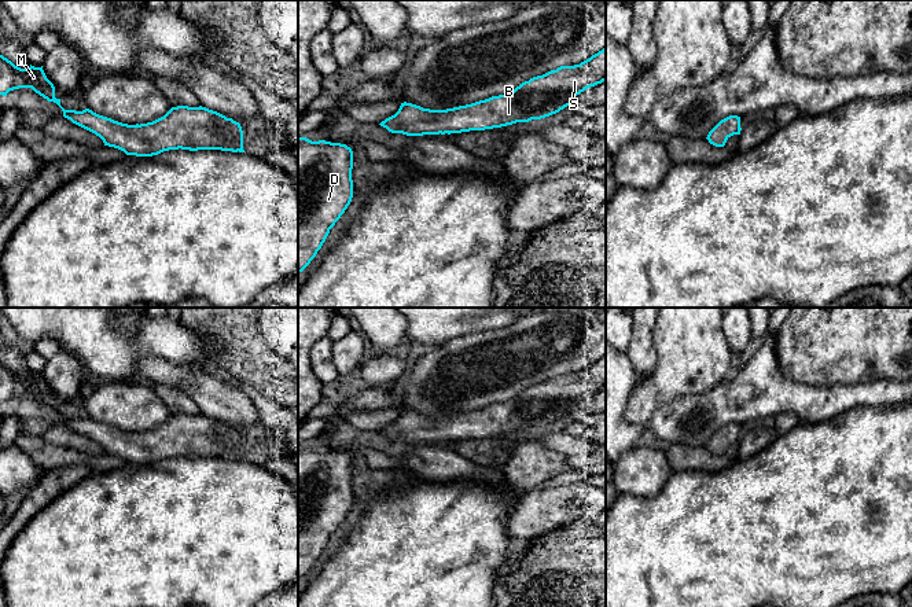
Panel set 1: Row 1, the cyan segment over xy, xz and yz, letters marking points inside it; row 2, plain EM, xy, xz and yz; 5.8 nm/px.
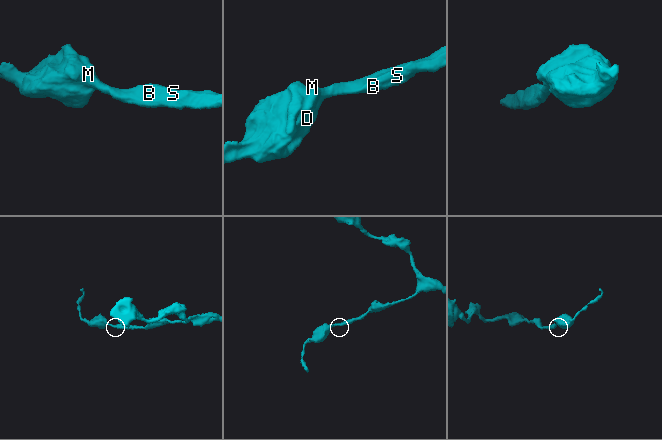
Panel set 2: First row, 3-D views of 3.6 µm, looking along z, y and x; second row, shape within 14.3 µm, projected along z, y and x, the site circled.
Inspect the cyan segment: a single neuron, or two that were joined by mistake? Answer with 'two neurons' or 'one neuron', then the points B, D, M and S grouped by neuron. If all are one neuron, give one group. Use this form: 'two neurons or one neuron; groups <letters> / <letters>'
one neuron; groups B D M S

